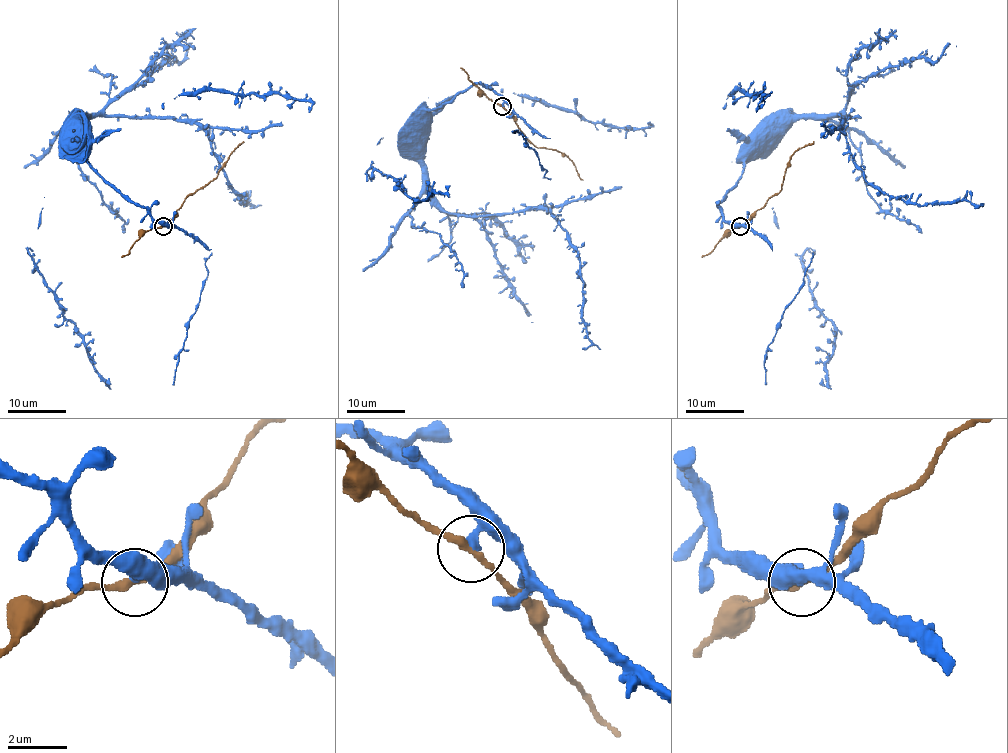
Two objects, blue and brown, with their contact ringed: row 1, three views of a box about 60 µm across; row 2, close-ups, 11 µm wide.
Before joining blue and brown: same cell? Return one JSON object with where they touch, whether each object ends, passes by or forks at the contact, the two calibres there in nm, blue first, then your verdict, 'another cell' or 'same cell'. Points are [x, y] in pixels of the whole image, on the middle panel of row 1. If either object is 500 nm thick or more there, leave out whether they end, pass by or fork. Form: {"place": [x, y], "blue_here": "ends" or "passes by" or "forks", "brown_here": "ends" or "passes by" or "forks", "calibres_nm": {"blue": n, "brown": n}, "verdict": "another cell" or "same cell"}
{"place": [502, 106], "blue_here": "ends", "brown_here": "passes by", "calibres_nm": {"blue": 340, "brown": 240}, "verdict": "same cell"}

